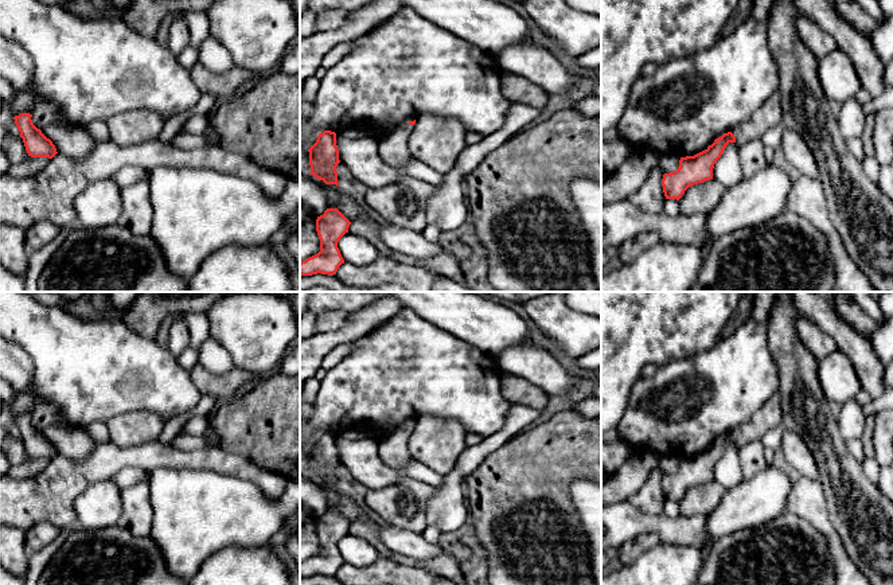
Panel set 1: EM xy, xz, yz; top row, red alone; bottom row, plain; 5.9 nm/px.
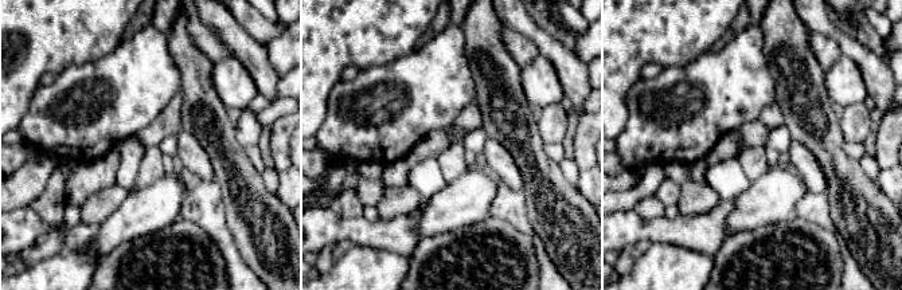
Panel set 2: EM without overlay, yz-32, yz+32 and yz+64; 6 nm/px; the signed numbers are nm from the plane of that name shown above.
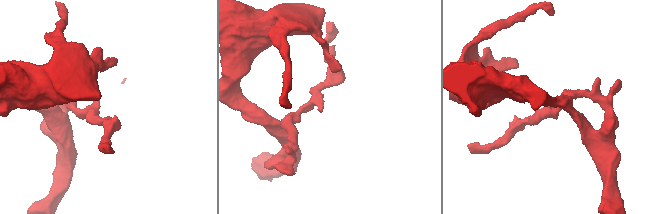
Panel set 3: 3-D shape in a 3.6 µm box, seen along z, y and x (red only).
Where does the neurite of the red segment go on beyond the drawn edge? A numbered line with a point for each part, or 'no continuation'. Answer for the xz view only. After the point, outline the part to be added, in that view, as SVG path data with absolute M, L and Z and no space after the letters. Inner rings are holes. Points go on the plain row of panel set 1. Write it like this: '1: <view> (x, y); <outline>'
1: xz (393, 451); M406 425L391 437L379 441L378 455L386 465L397 471L402 471L413 459L407 449L407 441L413 429L414 426Z

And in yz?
1: yz (769, 416); M775 393L753 416L753 418L736 426L730 433L736 438L738 446L744 446L761 437L772 428L783 424L781 420L781 395Z

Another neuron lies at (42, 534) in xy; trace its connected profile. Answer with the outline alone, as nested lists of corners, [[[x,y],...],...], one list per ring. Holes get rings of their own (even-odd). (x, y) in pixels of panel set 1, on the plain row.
[[[40,522],[26,530],[26,546],[30,553],[38,551],[54,542],[61,533],[61,529],[50,522]]]

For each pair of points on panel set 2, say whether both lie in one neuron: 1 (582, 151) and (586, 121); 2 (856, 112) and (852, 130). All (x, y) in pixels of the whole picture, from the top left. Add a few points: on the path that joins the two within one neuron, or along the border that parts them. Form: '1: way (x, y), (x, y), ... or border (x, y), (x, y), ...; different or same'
1: way (585, 144), (586, 128); same
2: way (856, 116), (854, 126); same

